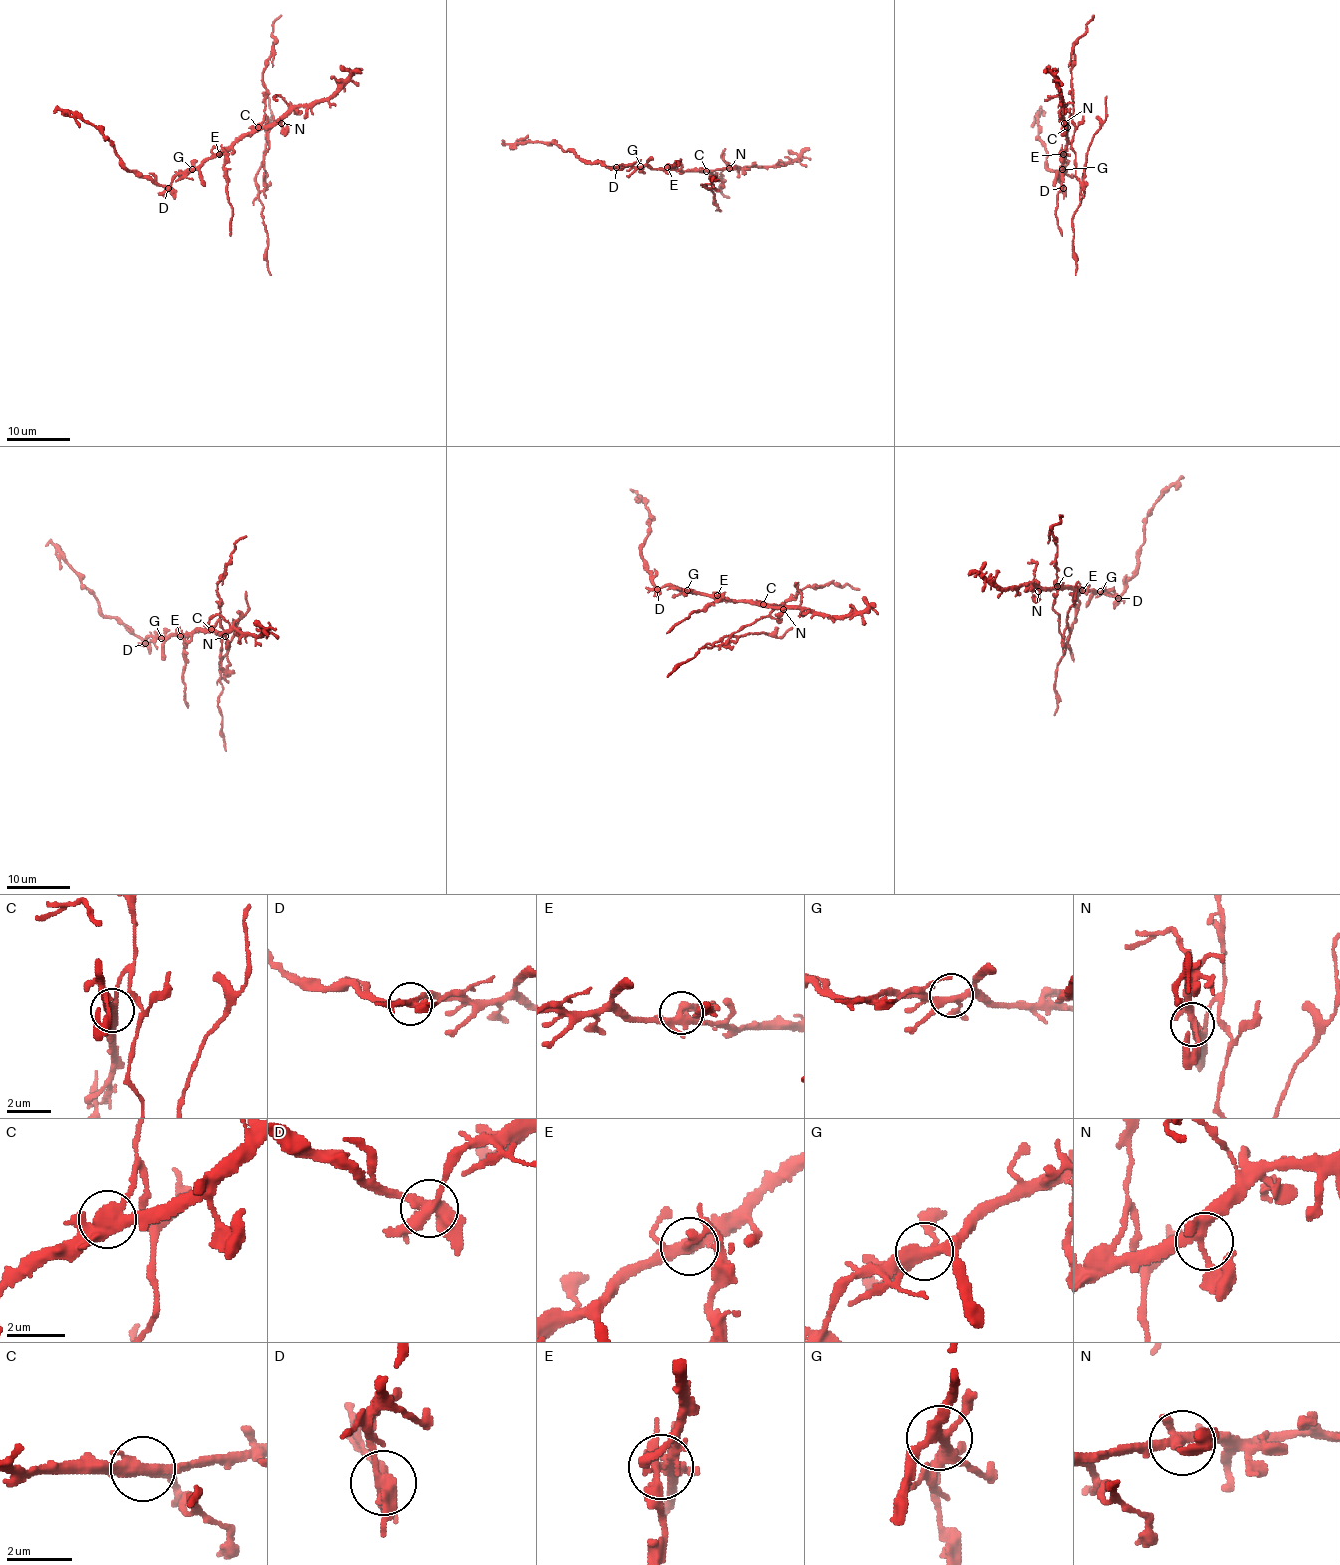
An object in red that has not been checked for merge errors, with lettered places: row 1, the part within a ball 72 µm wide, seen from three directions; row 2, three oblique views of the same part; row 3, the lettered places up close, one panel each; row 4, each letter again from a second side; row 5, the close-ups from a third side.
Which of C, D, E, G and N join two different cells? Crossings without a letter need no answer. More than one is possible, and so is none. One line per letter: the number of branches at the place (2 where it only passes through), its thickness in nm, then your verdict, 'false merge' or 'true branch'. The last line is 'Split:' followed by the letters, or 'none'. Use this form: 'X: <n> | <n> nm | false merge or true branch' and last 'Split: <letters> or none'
C: 4 | 400 nm | false merge
D: 4 | 360 nm | false merge
E: 5 | 360 nm | false merge
G: 5 | 320 nm | true branch
N: 4 | 320 nm | true branch
Split: C, D, E

